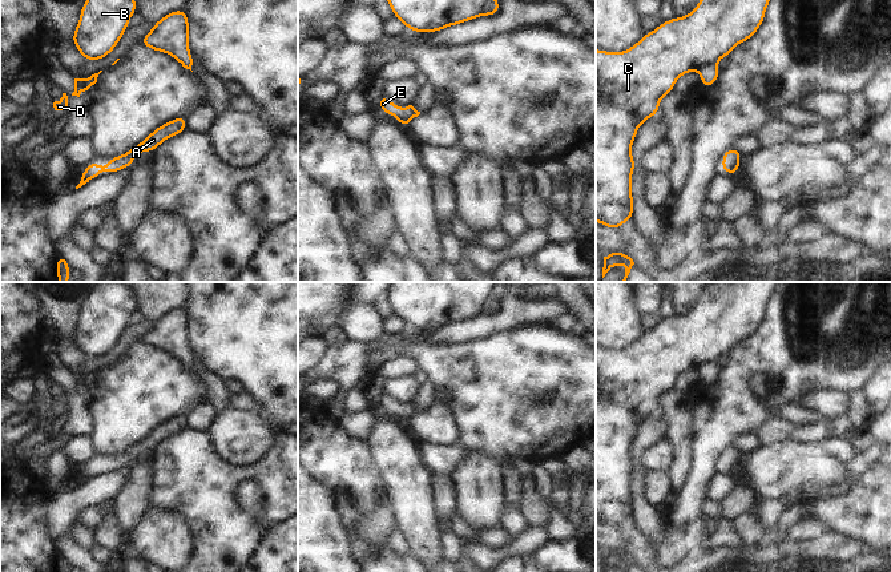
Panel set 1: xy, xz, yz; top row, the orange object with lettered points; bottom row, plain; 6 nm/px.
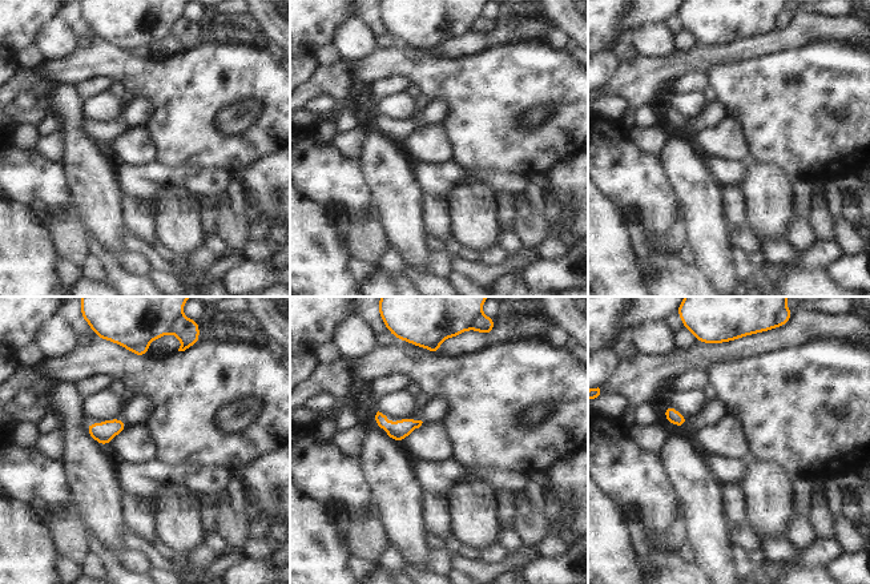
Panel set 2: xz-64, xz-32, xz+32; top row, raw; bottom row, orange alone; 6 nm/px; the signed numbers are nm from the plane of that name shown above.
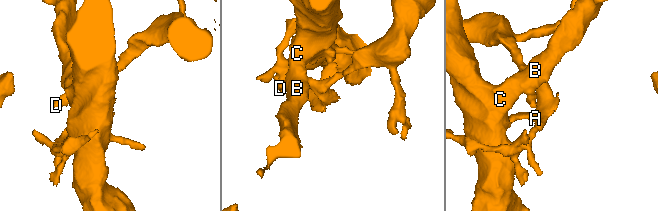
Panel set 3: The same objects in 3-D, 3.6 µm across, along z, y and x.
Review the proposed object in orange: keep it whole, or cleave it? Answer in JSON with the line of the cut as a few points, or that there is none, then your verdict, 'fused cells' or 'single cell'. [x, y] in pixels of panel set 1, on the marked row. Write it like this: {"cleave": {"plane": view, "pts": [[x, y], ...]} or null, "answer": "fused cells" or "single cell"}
{"cleave": null, "answer": "single cell"}

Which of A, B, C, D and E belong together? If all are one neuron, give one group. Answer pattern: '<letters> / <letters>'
A B C D E

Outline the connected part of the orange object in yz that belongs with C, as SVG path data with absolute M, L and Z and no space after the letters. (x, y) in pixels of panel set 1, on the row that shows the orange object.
M700 0L689 15L661 23L624 52L596 49L596 222L617 230L633 218L632 176L637 161L632 158L632 144L638 128L658 114L661 98L673 92L682 74L697 71L701 85L713 86L721 72L718 60L729 57L734 47L754 36L765 20L769 3L770 0Z

